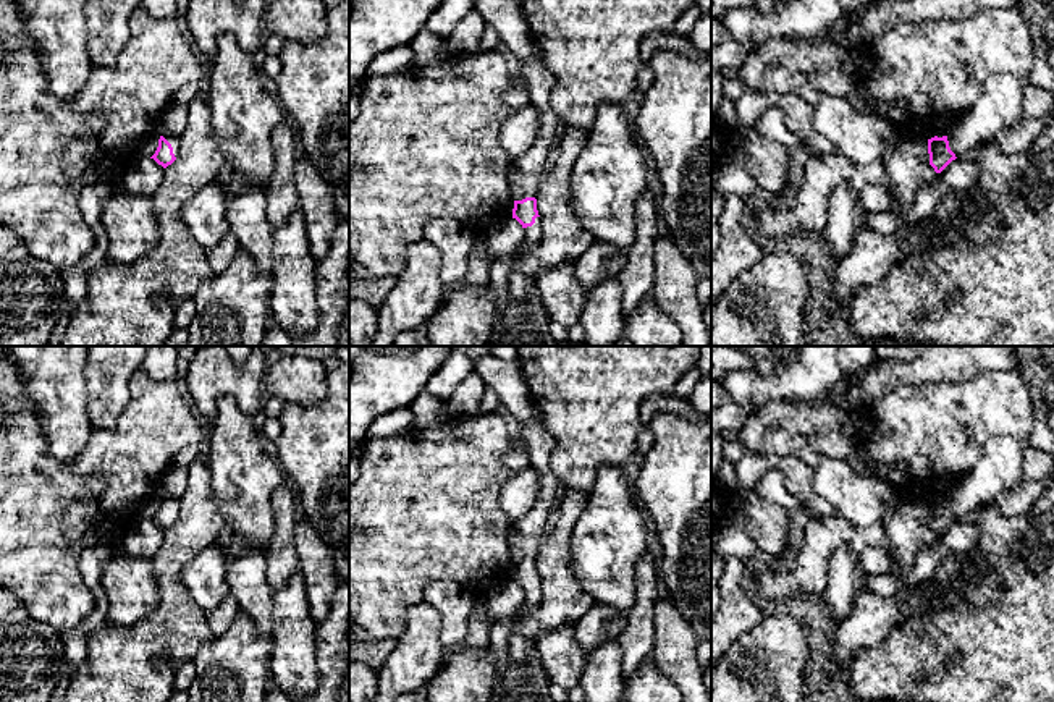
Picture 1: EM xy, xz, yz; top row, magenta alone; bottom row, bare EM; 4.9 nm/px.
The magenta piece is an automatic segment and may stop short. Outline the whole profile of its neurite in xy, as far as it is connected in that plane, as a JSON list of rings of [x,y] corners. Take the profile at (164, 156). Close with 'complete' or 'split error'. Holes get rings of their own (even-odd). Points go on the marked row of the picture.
[[[160,136],[158,147],[150,159],[154,159],[158,165],[167,168],[176,160],[178,152],[179,152],[179,137]]]; split error

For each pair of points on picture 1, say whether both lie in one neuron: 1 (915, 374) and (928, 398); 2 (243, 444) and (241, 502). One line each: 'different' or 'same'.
1: different
2: same

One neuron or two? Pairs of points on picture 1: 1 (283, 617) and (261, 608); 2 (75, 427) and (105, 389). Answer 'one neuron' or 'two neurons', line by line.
1: two neurons
2: two neurons

